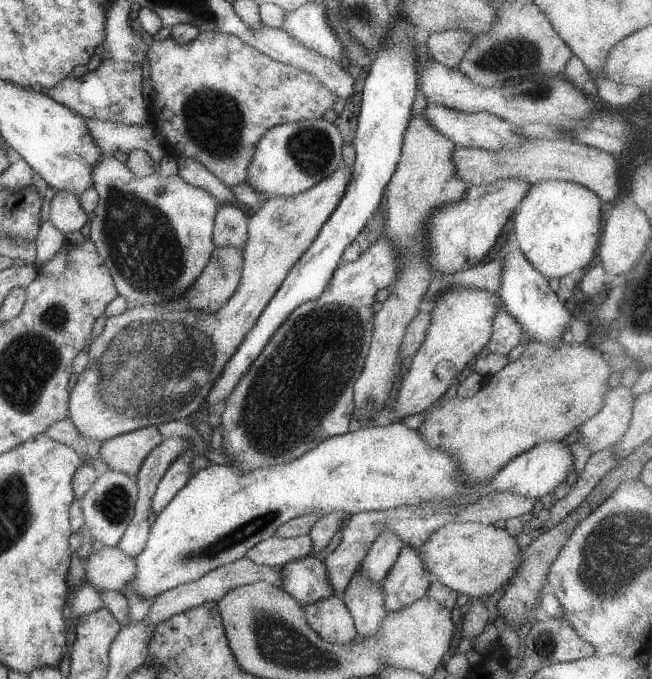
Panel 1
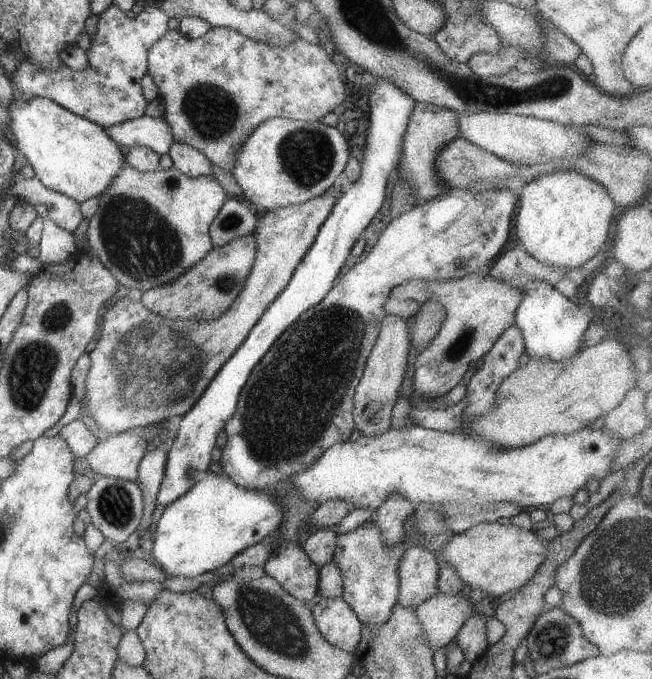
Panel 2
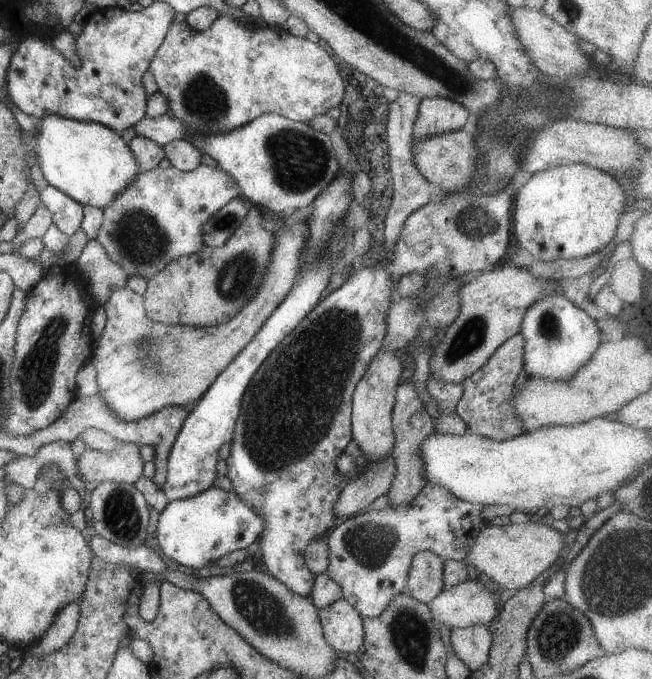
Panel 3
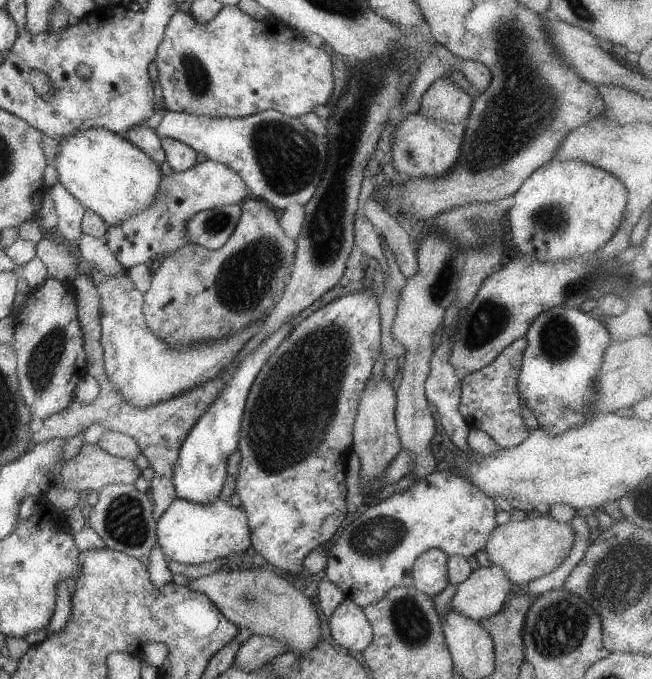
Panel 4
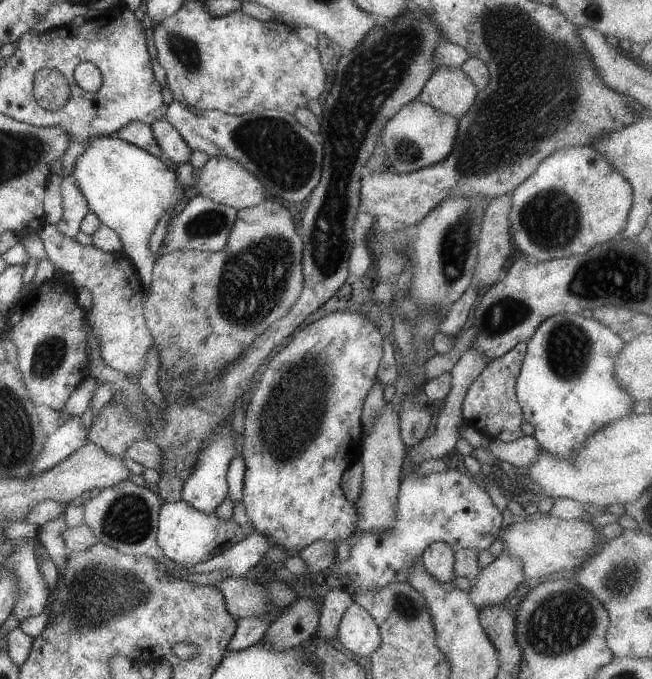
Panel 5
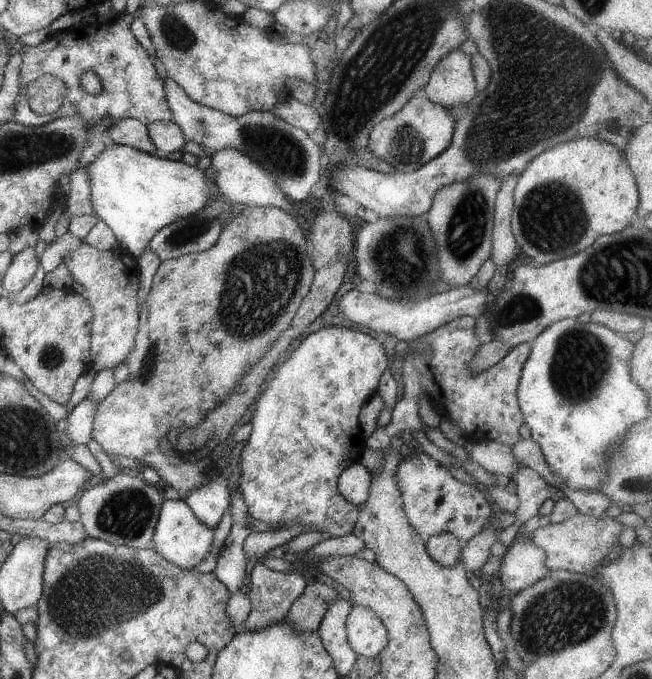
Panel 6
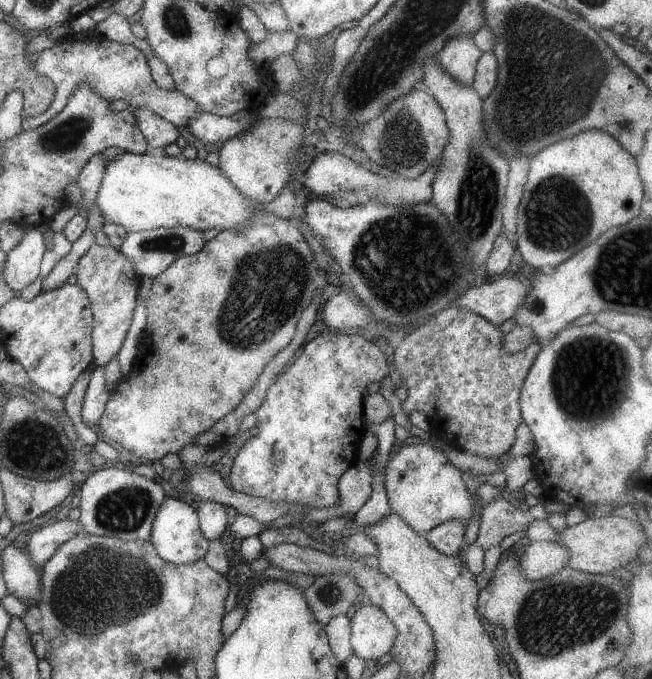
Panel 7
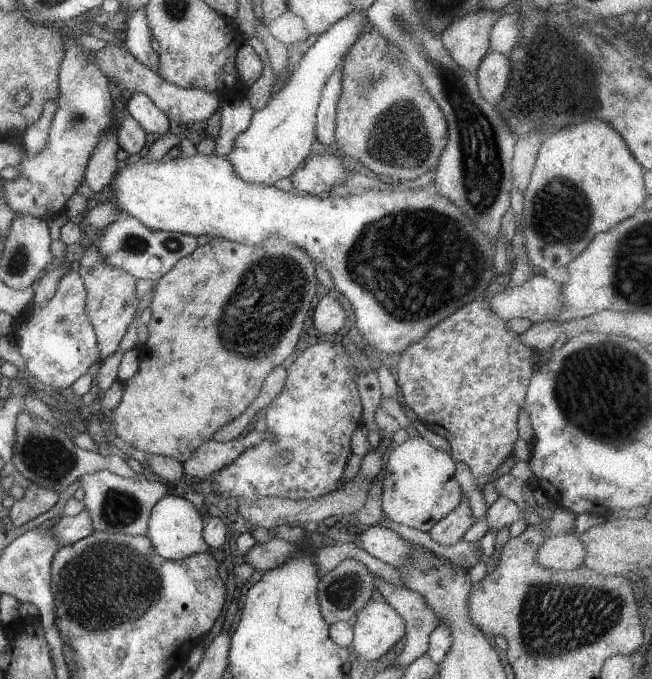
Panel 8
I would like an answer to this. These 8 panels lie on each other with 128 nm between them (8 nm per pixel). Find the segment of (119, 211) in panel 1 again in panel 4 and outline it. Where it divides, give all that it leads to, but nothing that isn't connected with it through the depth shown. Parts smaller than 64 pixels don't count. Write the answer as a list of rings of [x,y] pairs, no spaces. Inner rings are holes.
[[[207,159],[195,163],[183,172],[172,171],[167,176],[161,175],[159,190],[155,192],[153,202],[135,216],[119,222],[119,226],[108,226],[104,243],[117,262],[127,270],[136,264],[148,262],[159,254],[164,257],[173,250],[187,245],[185,224],[187,218],[191,218],[191,214],[217,205],[241,204],[248,196],[250,196],[249,190],[242,178],[239,178],[239,174],[235,174],[235,170],[213,159]]]

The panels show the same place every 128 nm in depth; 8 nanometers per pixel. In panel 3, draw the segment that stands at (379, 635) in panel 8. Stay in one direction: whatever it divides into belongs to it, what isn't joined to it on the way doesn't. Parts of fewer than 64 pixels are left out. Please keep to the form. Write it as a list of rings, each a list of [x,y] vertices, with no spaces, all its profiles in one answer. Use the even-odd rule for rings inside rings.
[[[341,598],[317,611],[325,642],[327,642],[331,648],[334,648],[338,655],[345,656],[349,652],[356,654],[359,648],[361,648],[361,644],[363,644],[364,637],[364,625],[357,610],[351,608],[351,606],[345,602],[345,599]]]

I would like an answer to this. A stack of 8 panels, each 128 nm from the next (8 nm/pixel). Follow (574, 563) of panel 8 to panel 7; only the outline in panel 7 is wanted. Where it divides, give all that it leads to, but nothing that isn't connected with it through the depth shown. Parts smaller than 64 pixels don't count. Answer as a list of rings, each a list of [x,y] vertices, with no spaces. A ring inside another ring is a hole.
[[[530,541],[523,547],[517,564],[523,578],[539,580],[565,567],[567,558],[567,548],[555,541]]]

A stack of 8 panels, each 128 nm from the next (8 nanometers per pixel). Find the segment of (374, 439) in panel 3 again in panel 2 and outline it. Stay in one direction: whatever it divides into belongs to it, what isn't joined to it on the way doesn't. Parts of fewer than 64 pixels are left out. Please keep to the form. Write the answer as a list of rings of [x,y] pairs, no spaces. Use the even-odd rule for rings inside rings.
[[[385,315],[375,344],[367,355],[361,378],[354,388],[352,398],[354,428],[361,435],[367,435],[367,438],[379,436],[385,430],[389,430],[390,412],[396,402],[397,389],[403,381],[403,374],[405,374],[407,366],[407,352],[410,347],[407,332],[409,329],[404,320],[394,315]]]

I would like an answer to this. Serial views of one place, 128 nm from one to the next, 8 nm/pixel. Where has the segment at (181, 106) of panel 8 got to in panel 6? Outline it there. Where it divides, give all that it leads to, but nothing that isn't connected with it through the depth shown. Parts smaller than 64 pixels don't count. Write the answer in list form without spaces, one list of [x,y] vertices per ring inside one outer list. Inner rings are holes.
[[[125,12],[110,19],[91,25],[74,26],[50,34],[37,46],[19,47],[19,93],[13,106],[13,121],[26,127],[36,127],[63,116],[79,116],[87,127],[99,118],[107,118],[111,123],[117,119],[131,117],[144,125],[153,121],[172,122],[172,114],[165,102],[163,81],[157,75],[151,58],[137,43],[129,31],[132,14]],[[91,70],[101,83],[99,94],[87,94],[81,90],[79,76]],[[42,74],[58,77],[64,83],[63,104],[53,114],[38,115],[27,106],[27,84]]]

